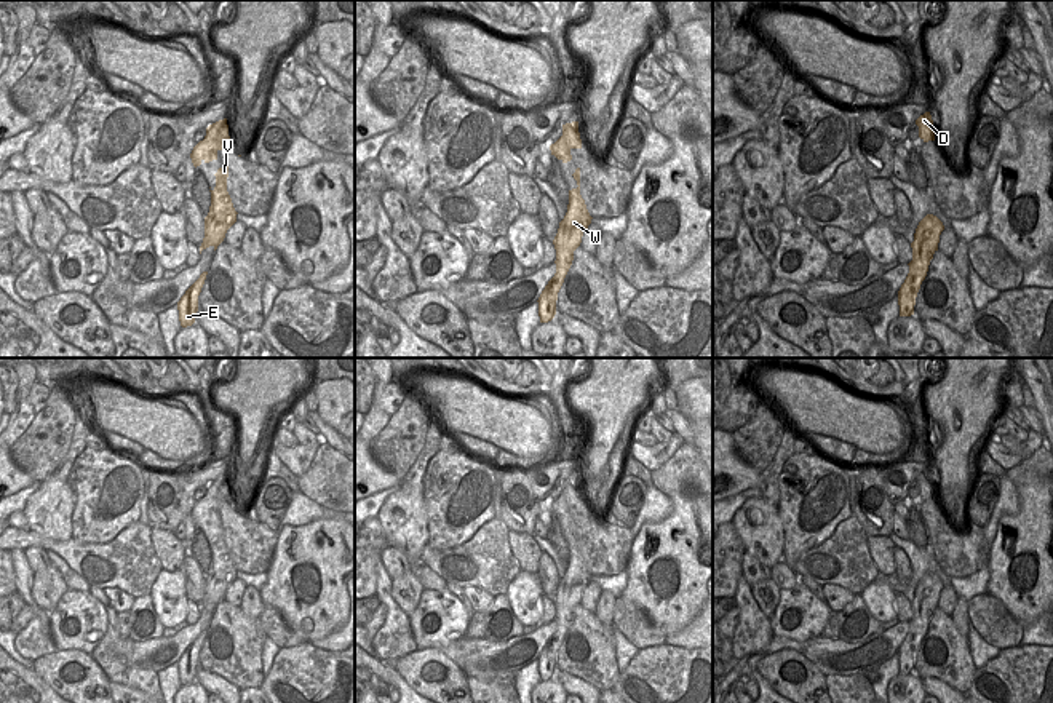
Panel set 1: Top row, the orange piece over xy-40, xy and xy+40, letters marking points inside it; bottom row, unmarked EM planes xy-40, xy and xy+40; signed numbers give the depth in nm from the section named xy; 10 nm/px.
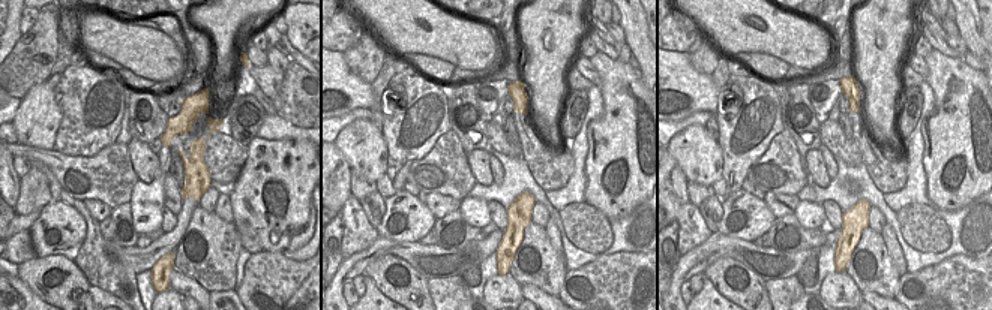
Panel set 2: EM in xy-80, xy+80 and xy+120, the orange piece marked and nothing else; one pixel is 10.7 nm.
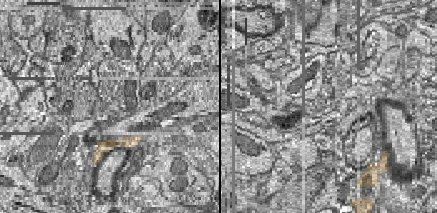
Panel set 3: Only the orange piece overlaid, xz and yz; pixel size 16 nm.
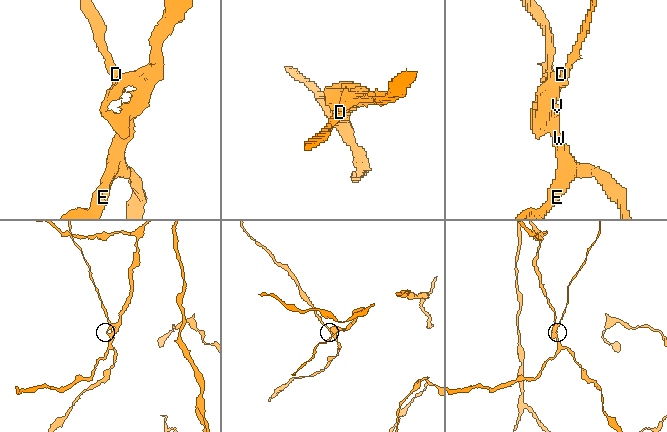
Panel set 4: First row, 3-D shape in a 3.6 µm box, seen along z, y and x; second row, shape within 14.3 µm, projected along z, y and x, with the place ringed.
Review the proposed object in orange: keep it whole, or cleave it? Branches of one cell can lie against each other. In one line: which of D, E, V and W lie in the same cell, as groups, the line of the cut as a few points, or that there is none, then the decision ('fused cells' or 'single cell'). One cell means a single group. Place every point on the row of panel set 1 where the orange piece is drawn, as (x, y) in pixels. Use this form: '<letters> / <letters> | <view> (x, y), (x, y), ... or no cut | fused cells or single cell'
D / E V W | xy (577, 125), (569, 125), (563, 131) | fused cells

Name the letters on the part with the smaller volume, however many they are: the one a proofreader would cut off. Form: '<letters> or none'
D

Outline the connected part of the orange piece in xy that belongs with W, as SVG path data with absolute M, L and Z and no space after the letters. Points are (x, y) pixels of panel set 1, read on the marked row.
M577 168L572 176L578 187L569 190L567 212L559 222L558 233L553 240L556 249L556 273L548 281L537 300L540 323L548 323L554 318L558 292L572 265L574 251L580 246L583 232L588 228L593 219L586 209L585 200L580 195L580 168Z

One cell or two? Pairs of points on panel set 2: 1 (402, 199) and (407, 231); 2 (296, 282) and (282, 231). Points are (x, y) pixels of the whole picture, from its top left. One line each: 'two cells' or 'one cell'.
1: one cell
2: two cells

